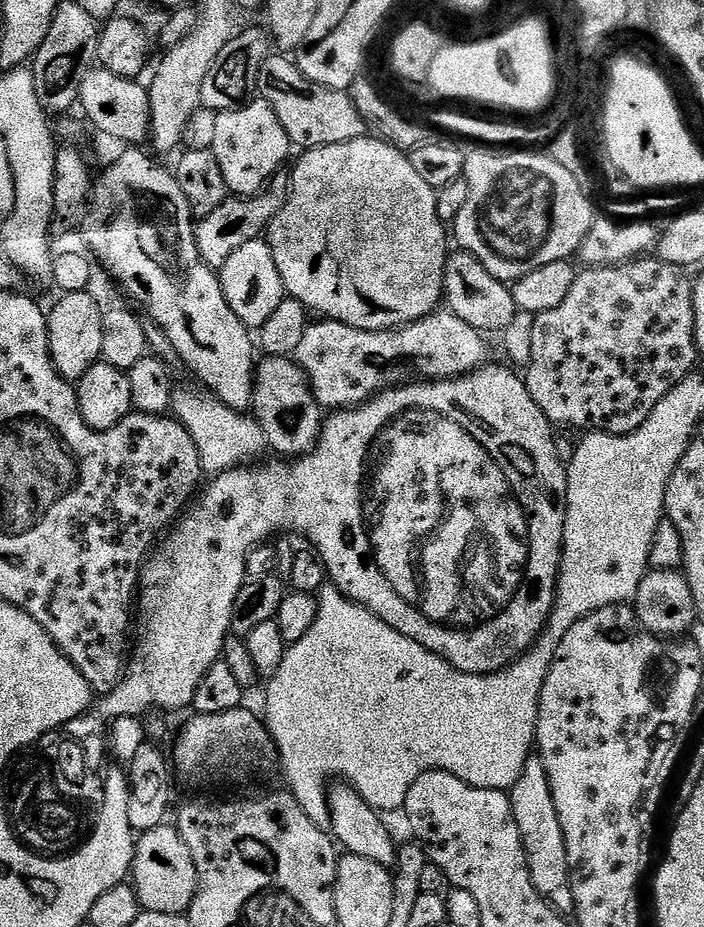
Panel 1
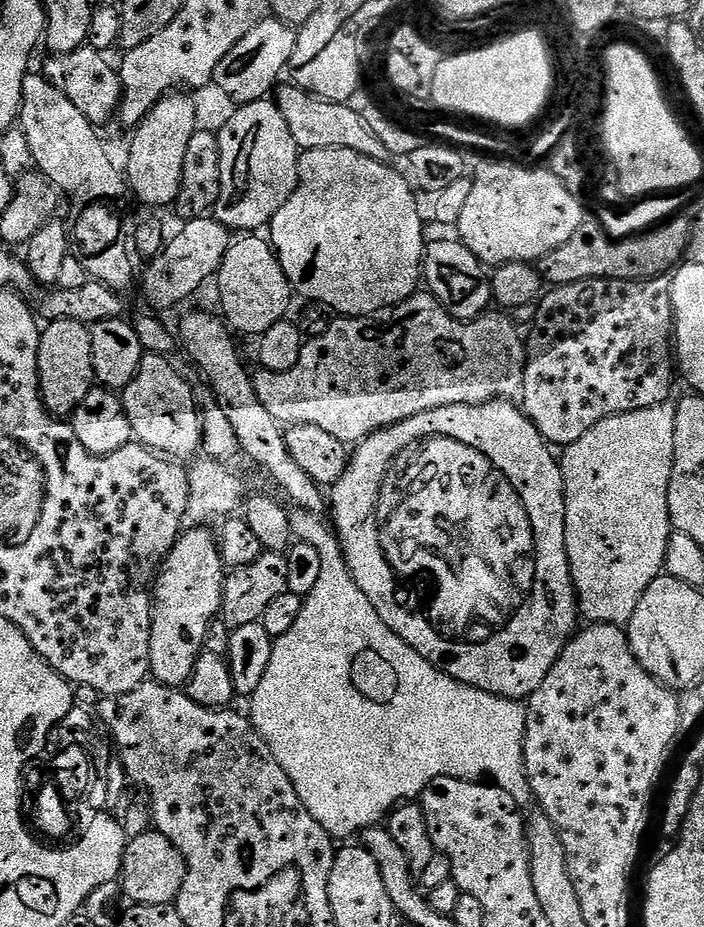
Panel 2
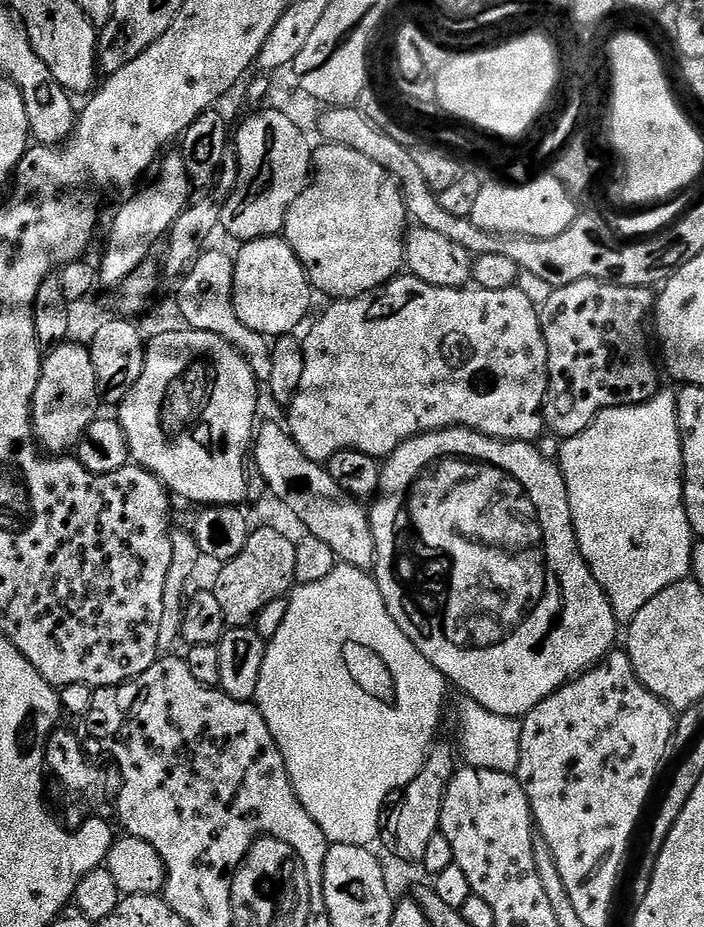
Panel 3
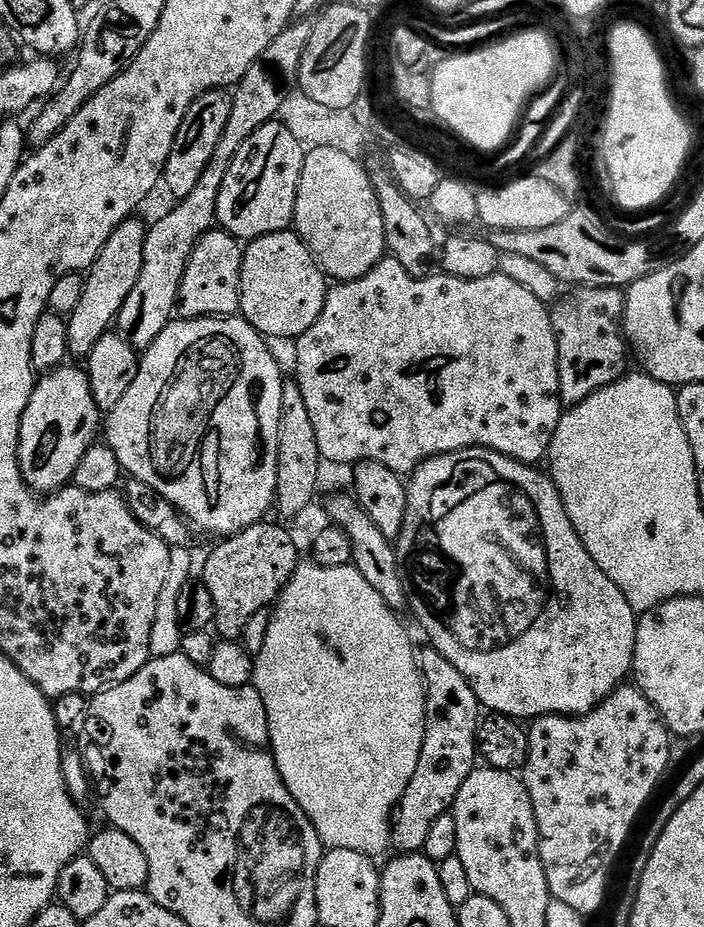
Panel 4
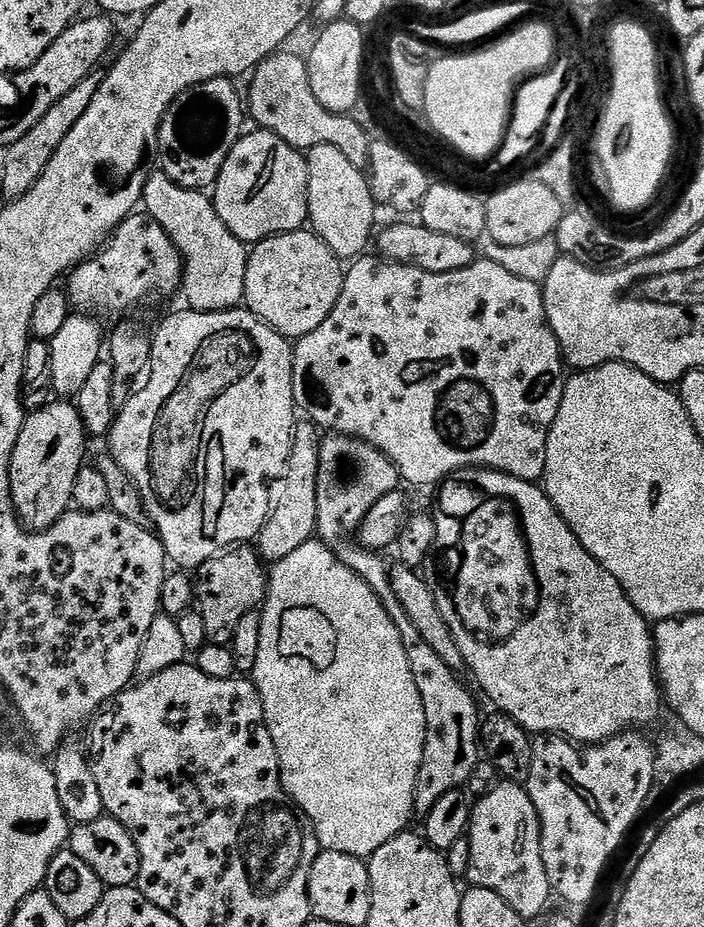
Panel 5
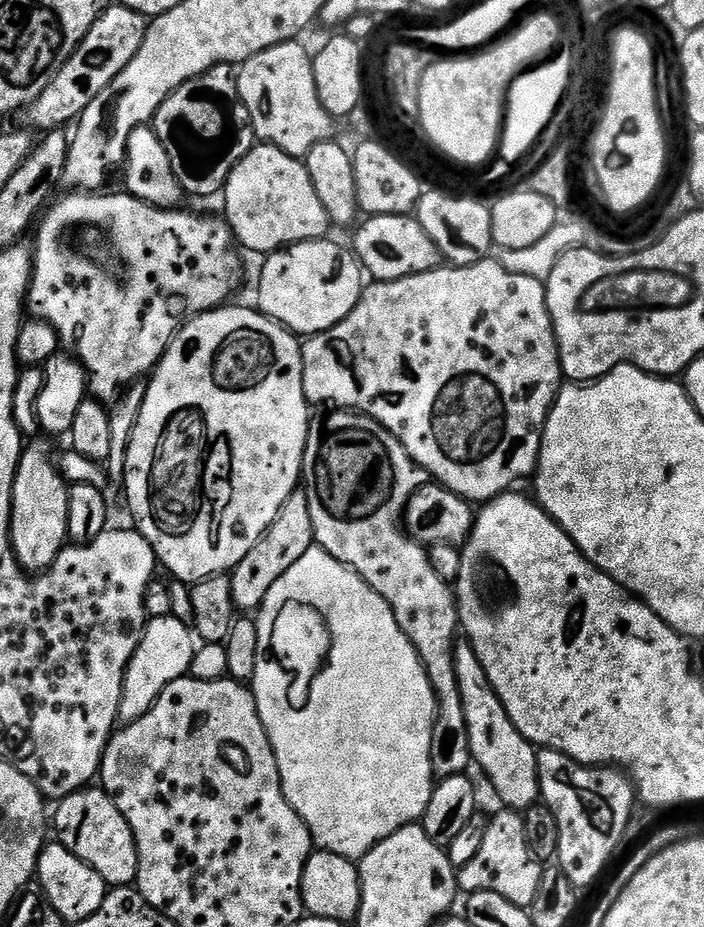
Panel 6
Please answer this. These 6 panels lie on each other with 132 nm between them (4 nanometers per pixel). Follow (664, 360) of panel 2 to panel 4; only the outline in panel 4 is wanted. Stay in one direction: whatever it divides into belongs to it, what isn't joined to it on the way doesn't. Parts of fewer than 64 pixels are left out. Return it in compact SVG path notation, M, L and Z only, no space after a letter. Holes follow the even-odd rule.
M581 287L573 296L565 295L551 309L552 325L558 342L558 386L561 405L581 404L590 394L618 382L629 371L630 345L624 335L624 297L619 288Z

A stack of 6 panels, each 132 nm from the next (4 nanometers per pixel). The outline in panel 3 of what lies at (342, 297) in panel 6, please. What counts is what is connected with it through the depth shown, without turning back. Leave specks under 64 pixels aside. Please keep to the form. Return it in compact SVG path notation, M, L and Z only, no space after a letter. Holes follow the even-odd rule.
M279 235L263 236L239 245L240 253L235 253L233 266L233 304L238 318L250 330L267 338L279 338L297 331L296 327L308 316L308 307L312 304L314 289L308 283L308 275L302 262L294 254L287 240Z

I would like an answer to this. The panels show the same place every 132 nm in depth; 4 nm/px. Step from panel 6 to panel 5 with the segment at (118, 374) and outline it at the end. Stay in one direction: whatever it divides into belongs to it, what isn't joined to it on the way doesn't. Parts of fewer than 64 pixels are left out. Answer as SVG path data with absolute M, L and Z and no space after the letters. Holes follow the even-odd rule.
M133 214L116 227L107 247L97 251L67 277L66 291L73 309L81 313L113 312L123 317L128 314L123 312L146 303L151 296L177 295L183 274L184 261L166 230L147 215Z

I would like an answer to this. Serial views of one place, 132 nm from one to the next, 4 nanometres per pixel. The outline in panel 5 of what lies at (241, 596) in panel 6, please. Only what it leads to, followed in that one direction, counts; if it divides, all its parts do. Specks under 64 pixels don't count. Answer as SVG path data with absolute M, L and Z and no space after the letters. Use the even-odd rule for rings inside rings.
M311 422L297 423L292 431L292 449L288 459L288 468L284 471L284 496L275 497L271 505L268 520L258 537L260 559L269 565L275 564L286 554L294 554L298 546L317 535L316 515L318 514L318 462L320 461L321 429Z

